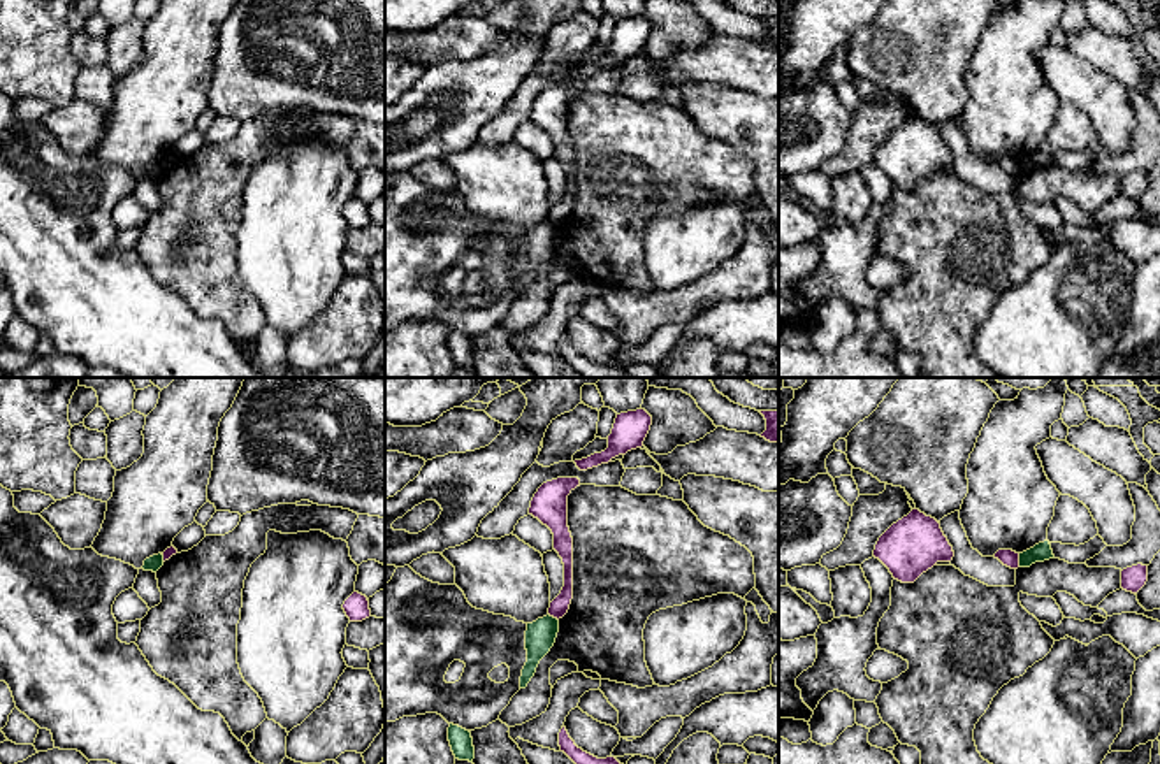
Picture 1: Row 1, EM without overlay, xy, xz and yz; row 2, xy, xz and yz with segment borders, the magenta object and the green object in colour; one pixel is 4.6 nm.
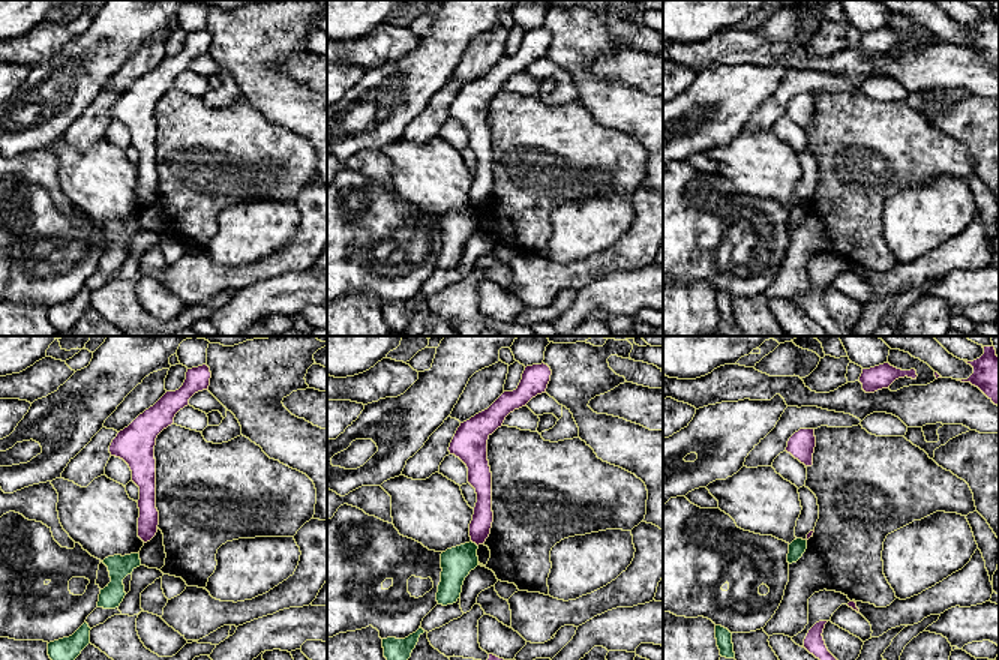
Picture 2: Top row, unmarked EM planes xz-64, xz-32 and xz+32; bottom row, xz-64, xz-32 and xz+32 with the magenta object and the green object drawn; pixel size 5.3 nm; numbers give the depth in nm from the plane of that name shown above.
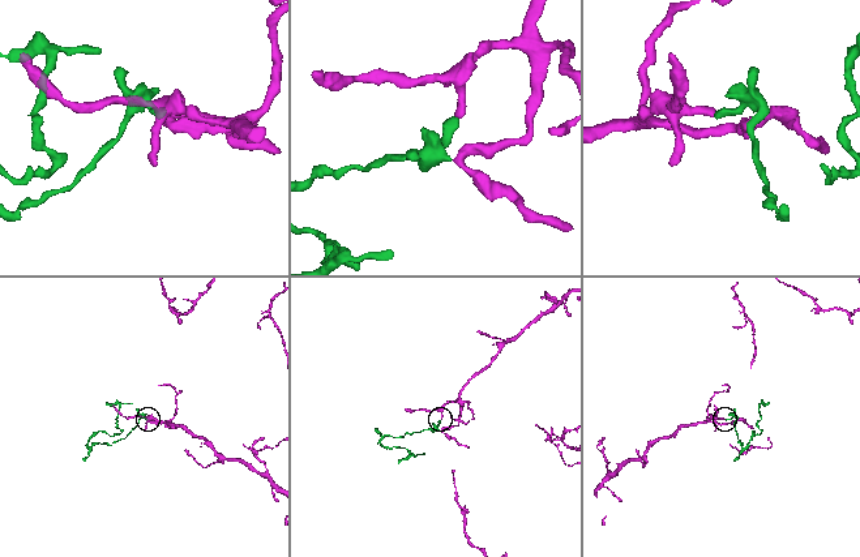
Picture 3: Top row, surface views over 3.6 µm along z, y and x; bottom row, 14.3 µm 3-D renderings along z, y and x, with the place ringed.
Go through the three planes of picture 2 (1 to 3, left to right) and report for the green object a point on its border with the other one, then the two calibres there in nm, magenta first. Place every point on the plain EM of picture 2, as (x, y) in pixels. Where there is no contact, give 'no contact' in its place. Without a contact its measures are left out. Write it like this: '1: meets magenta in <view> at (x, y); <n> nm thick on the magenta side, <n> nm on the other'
1: no contact
2: meets magenta in xz-32 at (474, 206); 120 nm thick on the magenta side, 170 nm on the other
3: no contact

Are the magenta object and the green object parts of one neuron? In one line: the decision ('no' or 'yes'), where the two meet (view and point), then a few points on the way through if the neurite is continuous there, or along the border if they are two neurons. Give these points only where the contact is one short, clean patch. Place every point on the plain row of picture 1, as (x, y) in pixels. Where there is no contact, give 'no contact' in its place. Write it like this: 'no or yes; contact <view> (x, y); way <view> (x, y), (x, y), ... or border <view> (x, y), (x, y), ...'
no; contact yz (1018, 167); border yz (1018, 160), (1020, 172)

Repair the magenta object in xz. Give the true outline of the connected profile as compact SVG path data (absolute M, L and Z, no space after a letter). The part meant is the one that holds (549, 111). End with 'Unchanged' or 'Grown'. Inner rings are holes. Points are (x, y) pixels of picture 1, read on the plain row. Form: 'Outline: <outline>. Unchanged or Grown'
Outline: M557 84L543 90L534 100L529 121L538 125L554 141L554 156L564 170L564 193L550 209L548 221L562 225L573 205L573 144L568 133L568 102L580 93L578 84Z. Unchanged

